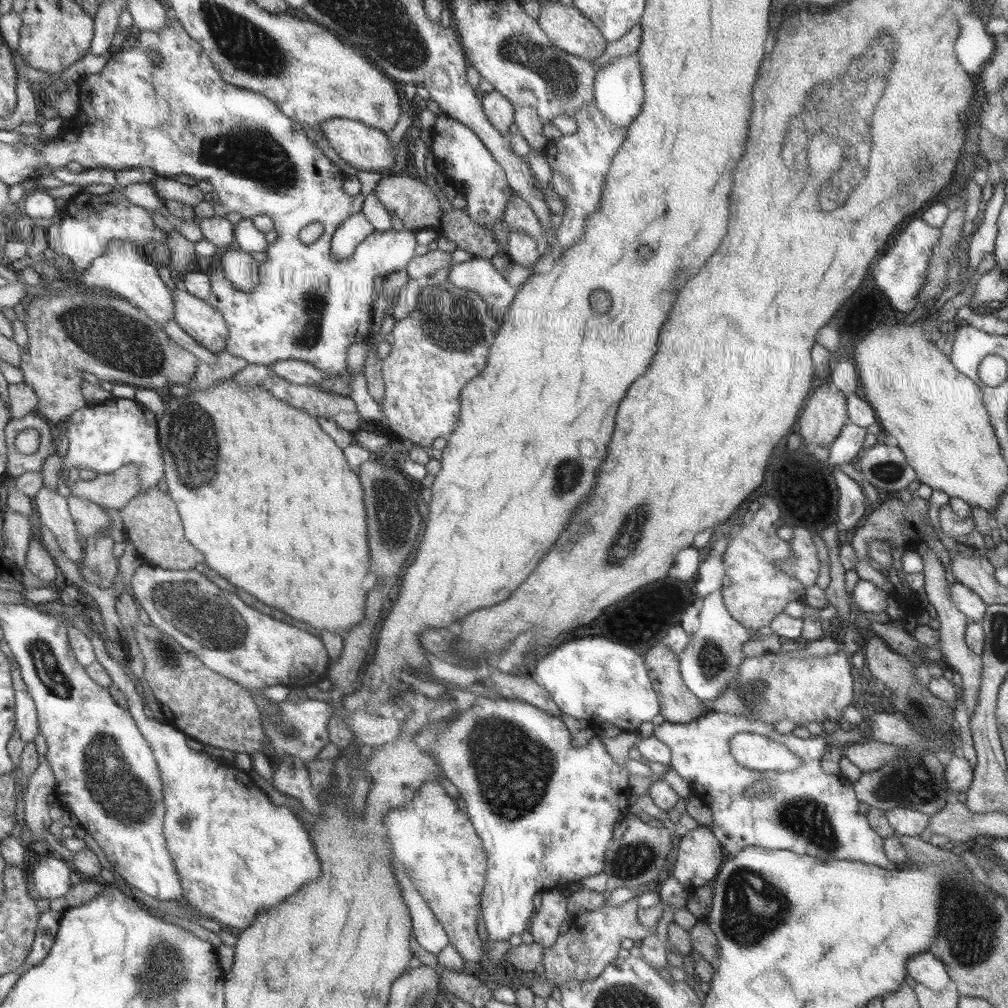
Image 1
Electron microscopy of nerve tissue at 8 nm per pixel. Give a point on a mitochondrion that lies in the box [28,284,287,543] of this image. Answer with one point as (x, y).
(125, 345)

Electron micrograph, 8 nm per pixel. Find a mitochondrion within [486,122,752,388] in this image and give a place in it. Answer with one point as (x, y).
(643, 252)

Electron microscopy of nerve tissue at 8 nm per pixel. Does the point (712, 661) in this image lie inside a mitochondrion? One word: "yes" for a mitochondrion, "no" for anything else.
yes

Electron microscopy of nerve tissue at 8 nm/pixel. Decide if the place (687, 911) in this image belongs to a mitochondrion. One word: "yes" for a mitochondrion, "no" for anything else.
no

